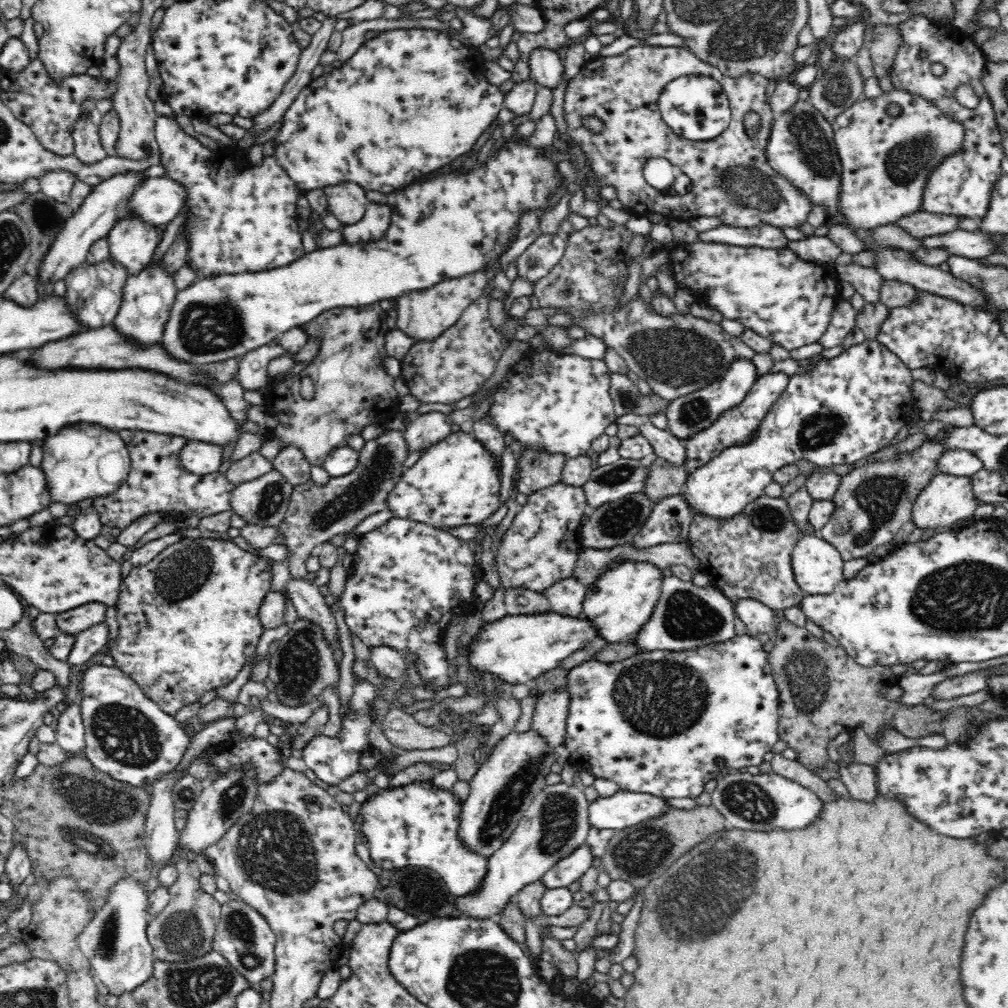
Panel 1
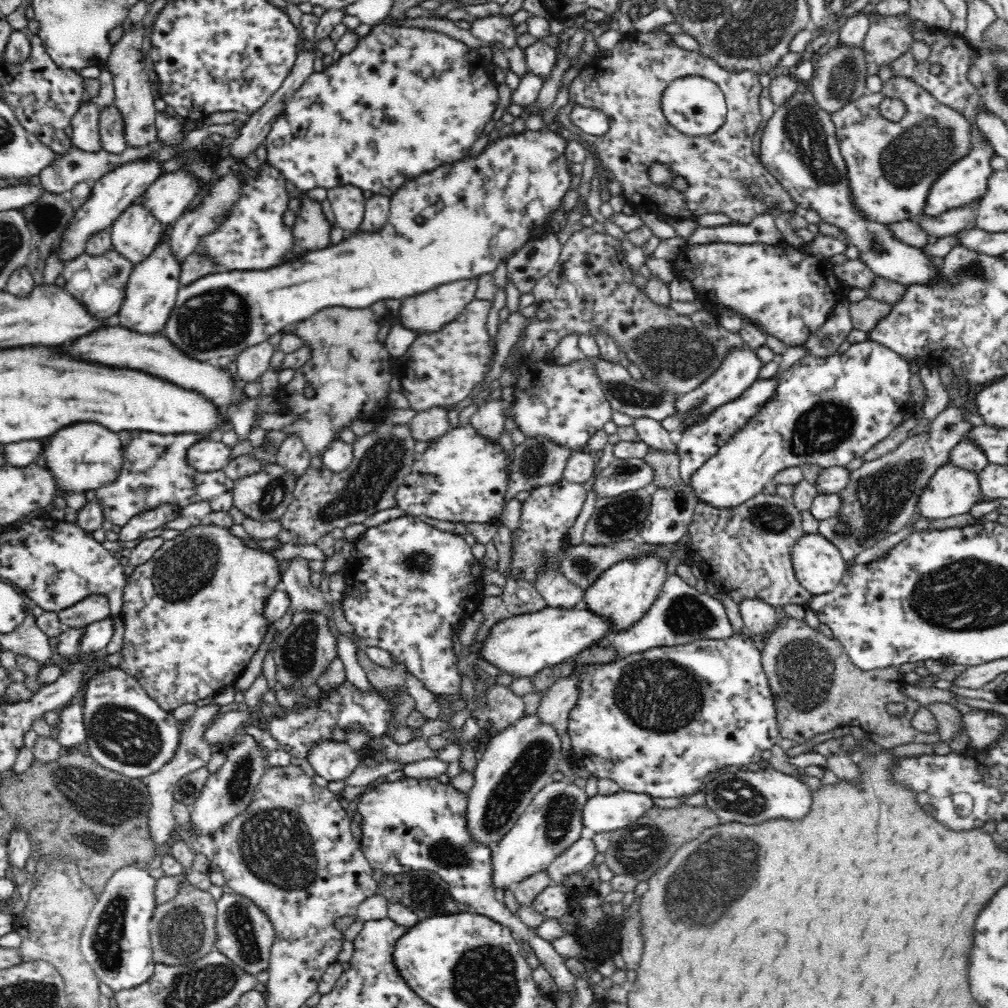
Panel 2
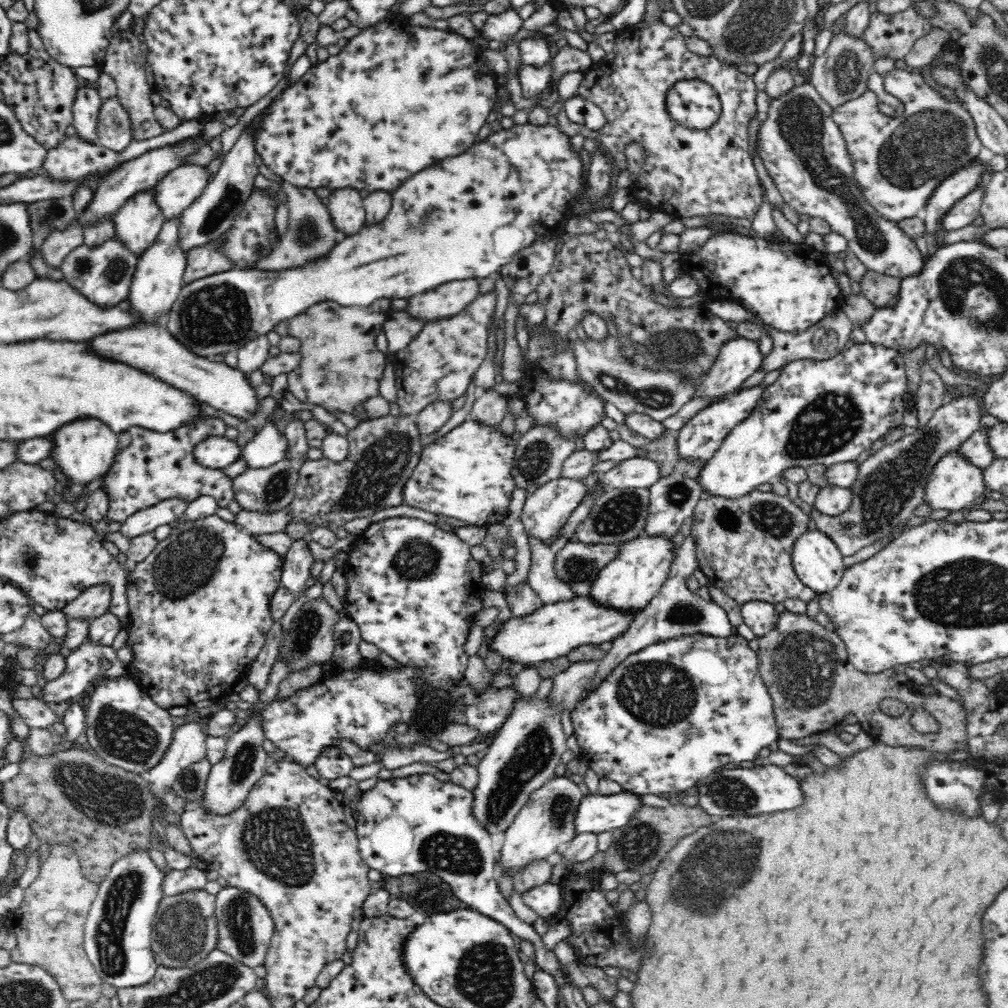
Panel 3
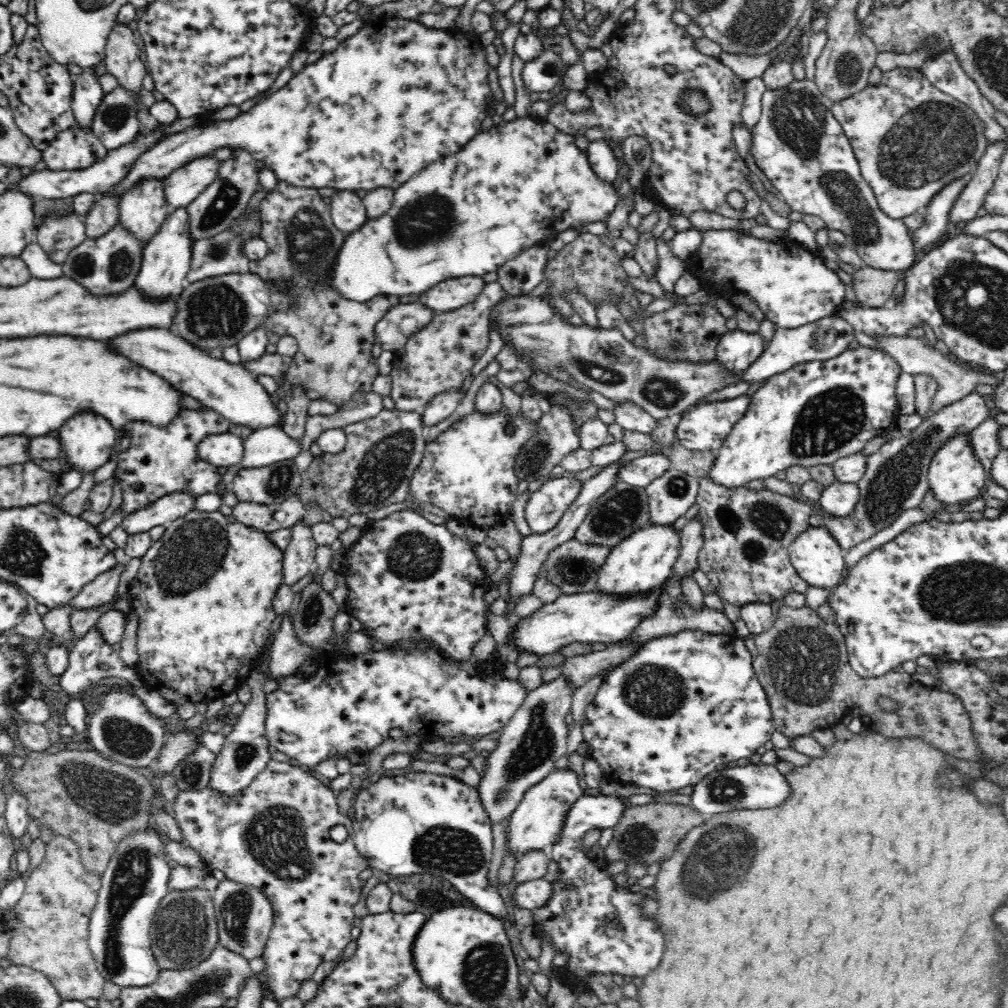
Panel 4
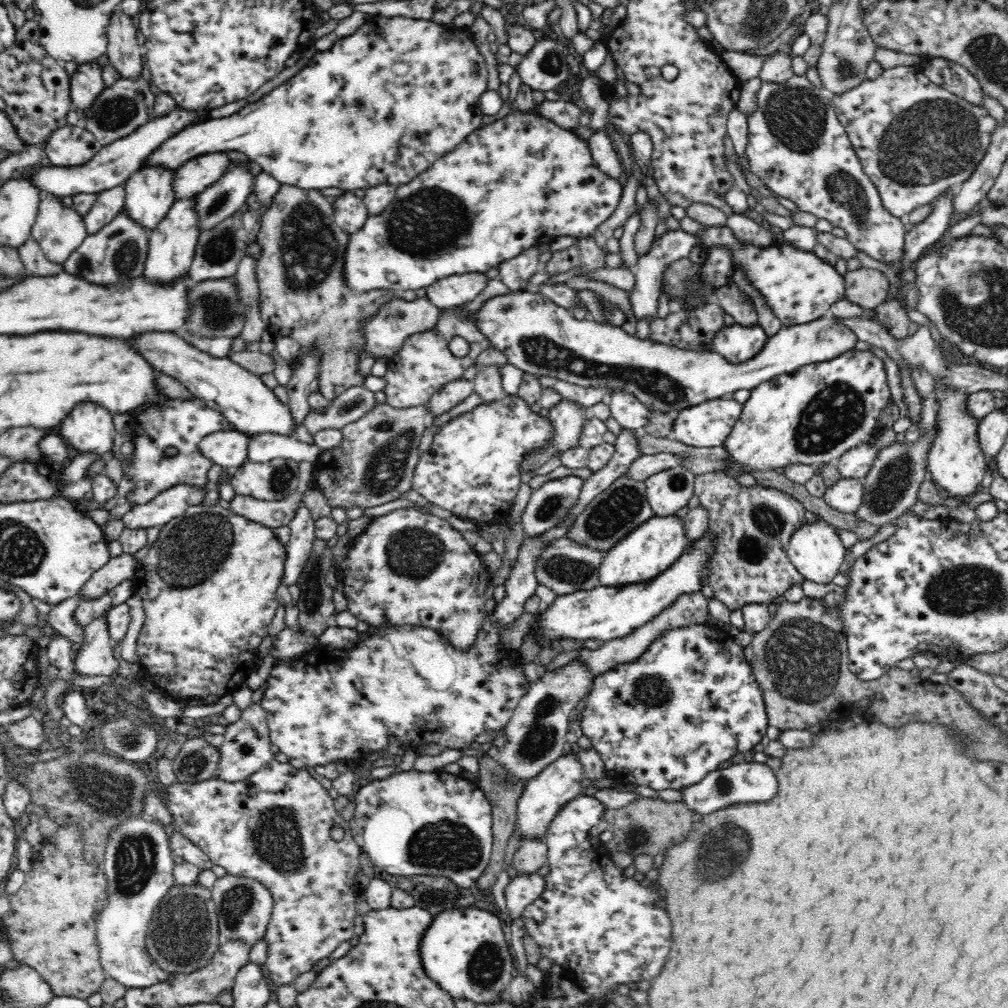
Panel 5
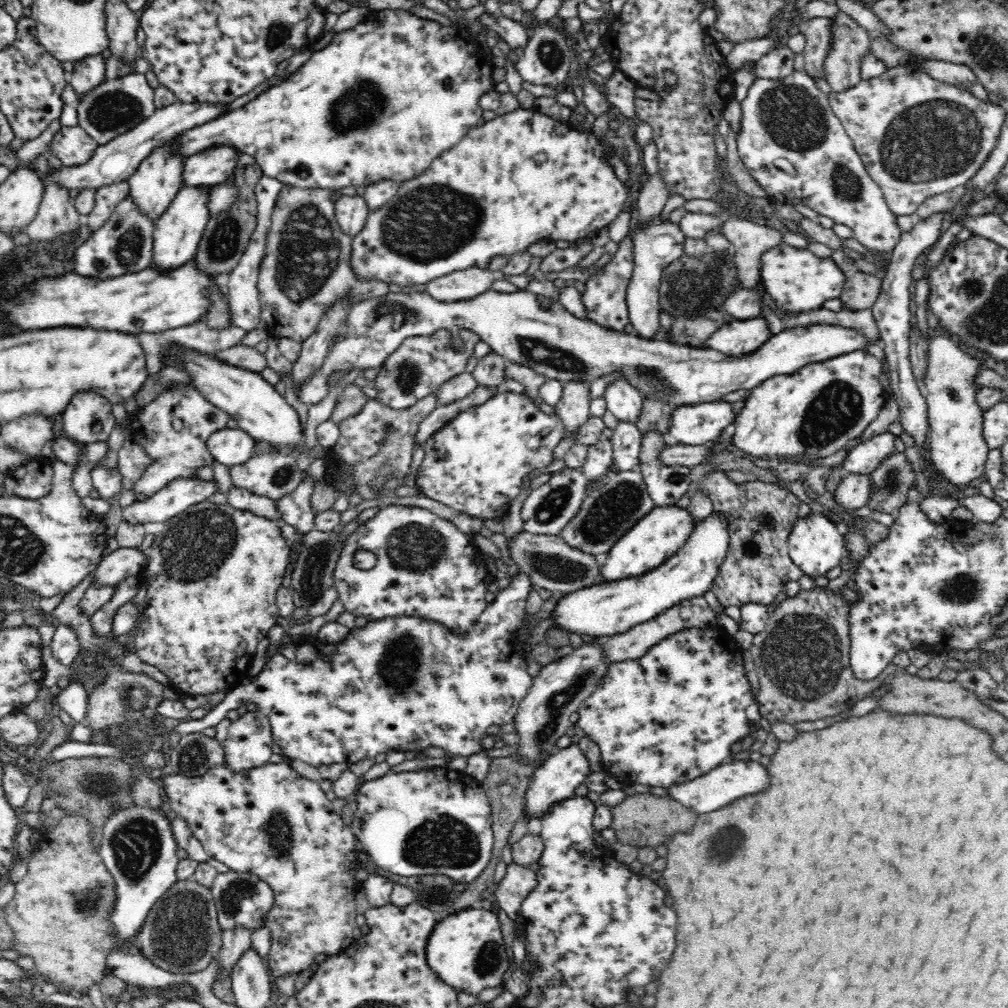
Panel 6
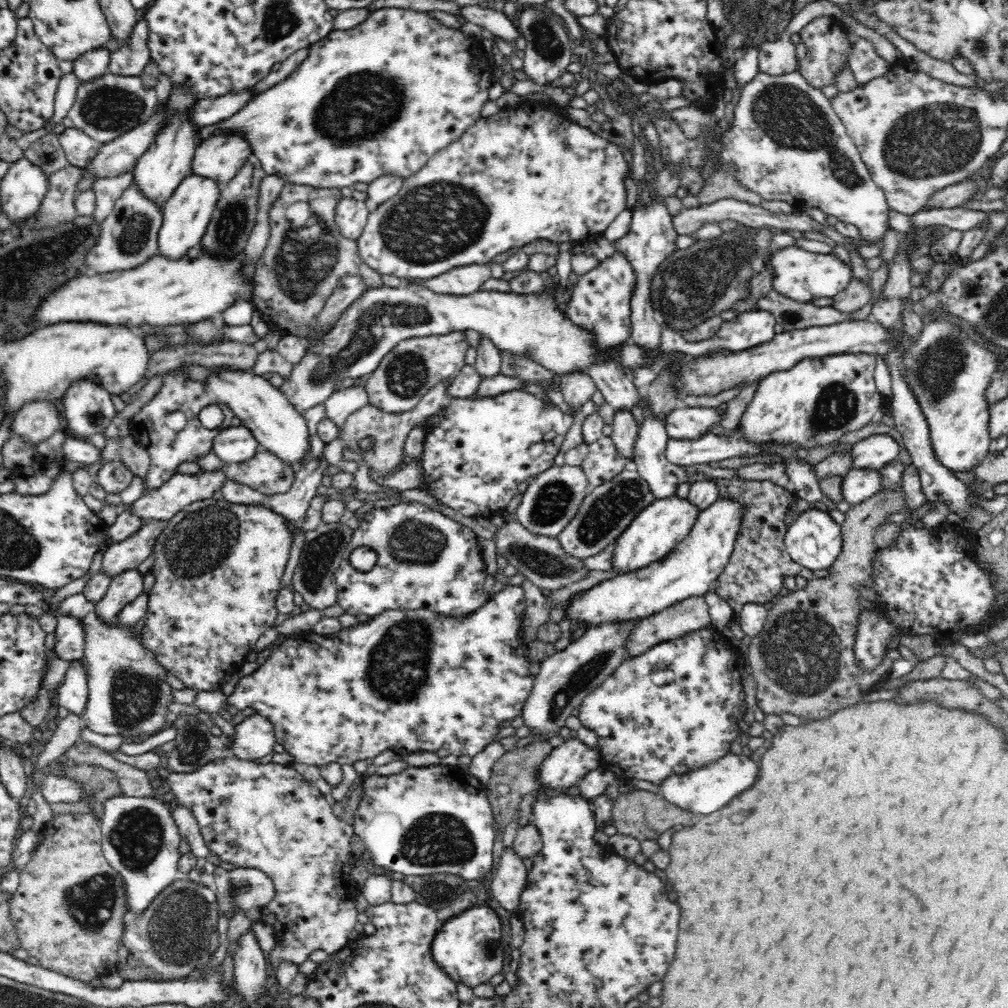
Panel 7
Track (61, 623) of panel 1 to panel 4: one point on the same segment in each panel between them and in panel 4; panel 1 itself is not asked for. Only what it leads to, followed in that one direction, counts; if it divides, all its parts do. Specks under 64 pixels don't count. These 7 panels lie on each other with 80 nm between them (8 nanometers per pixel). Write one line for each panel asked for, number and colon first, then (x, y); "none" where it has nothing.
2: (95, 608)
3: (93, 602)
4: (101, 591)

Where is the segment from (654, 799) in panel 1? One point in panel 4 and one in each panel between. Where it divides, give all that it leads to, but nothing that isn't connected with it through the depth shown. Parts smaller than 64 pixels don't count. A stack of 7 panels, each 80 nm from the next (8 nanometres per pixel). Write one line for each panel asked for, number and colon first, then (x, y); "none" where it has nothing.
2: (602, 813)
3: (597, 813)
4: (600, 927)

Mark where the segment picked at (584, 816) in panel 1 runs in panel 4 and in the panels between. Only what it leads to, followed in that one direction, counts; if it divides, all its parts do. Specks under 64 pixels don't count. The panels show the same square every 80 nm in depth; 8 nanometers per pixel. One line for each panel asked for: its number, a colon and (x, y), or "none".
2: (554, 821)
3: (547, 823)
4: (538, 821)

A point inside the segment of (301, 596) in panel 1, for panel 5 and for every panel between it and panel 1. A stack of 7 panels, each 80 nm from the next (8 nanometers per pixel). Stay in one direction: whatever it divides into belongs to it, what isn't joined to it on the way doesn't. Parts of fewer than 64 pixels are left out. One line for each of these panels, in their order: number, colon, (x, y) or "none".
2: (304, 596)
3: (296, 565)
4: (298, 559)
5: (299, 548)

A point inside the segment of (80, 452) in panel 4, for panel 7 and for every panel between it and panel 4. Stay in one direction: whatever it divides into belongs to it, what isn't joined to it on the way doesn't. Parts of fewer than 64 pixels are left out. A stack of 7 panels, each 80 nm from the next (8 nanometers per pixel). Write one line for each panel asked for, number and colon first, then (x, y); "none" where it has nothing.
5: (89, 429)
6: (87, 419)
7: (88, 409)

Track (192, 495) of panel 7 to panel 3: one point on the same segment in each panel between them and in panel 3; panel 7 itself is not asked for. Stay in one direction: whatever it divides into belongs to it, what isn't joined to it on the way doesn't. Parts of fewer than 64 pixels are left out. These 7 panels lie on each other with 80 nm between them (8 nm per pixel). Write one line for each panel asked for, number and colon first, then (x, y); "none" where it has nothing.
3: (146, 520)
4: (174, 506)
5: (173, 503)
6: (181, 494)

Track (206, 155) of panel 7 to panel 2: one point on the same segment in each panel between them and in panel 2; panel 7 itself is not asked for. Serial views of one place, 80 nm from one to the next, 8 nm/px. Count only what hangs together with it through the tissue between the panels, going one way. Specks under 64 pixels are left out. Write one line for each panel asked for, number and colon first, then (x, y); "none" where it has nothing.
2: (167, 198)
3: (177, 191)
4: (181, 187)
5: (190, 179)
6: (205, 169)

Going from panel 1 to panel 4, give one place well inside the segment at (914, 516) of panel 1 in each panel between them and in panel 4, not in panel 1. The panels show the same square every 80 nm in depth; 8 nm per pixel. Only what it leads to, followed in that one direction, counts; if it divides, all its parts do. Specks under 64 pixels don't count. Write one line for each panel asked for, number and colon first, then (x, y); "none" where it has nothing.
2: (951, 491)
3: (954, 483)
4: (955, 476)

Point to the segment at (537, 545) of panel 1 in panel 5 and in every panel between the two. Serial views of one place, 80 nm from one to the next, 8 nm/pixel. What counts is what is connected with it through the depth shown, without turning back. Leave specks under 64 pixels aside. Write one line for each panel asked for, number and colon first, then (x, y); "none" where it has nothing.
2: (546, 516)
3: (545, 513)
4: (545, 507)
5: (549, 505)

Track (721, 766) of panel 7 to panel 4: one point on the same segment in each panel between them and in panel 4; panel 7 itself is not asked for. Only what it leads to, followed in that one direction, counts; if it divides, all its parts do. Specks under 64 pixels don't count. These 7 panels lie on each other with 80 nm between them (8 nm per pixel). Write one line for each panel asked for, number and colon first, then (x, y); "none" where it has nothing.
4: (758, 785)
5: (745, 783)
6: (738, 778)

